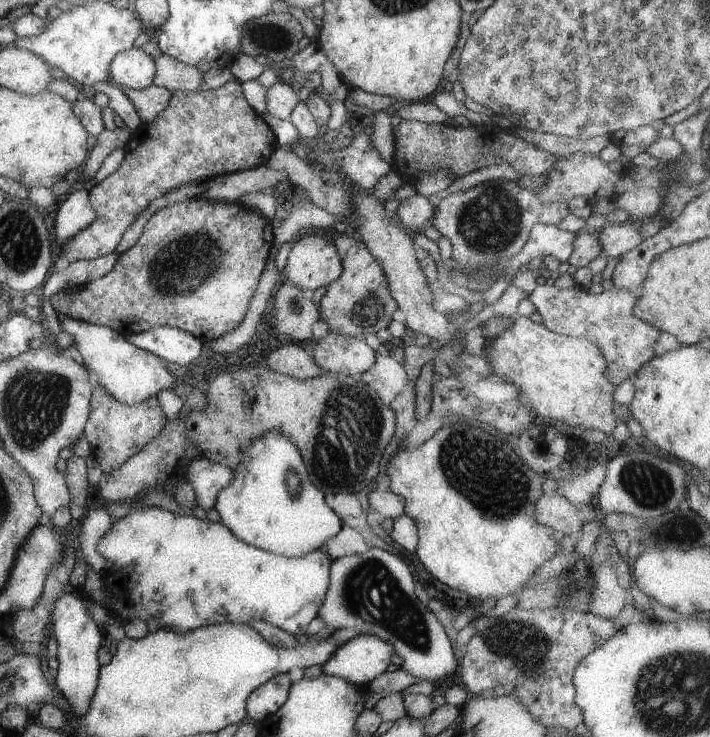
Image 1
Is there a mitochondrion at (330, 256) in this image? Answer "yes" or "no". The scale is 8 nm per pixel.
no

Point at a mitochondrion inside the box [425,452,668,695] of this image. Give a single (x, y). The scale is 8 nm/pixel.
(521, 644)

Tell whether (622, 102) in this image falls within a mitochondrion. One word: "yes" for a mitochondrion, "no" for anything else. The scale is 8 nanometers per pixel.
yes

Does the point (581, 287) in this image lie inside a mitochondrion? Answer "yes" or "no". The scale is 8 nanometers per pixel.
no

